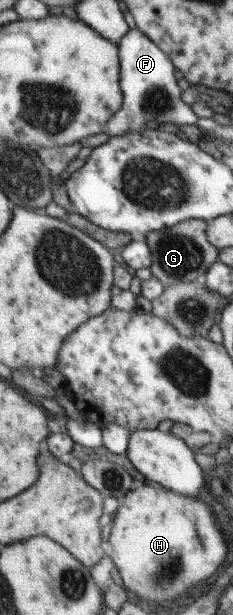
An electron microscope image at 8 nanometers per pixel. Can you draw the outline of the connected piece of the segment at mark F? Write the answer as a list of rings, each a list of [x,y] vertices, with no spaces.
[[[138,28],[128,30],[117,45],[120,62],[120,85],[123,102],[120,109],[103,125],[109,139],[145,132],[147,129],[177,129],[179,125],[194,125],[197,115],[182,102],[183,91],[175,76],[176,67],[171,58],[152,43]]]

